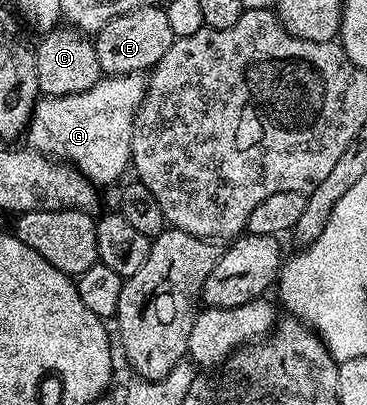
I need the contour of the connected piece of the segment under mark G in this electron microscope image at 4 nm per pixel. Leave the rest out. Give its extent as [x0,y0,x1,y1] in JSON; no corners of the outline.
[25,73,148,187]

